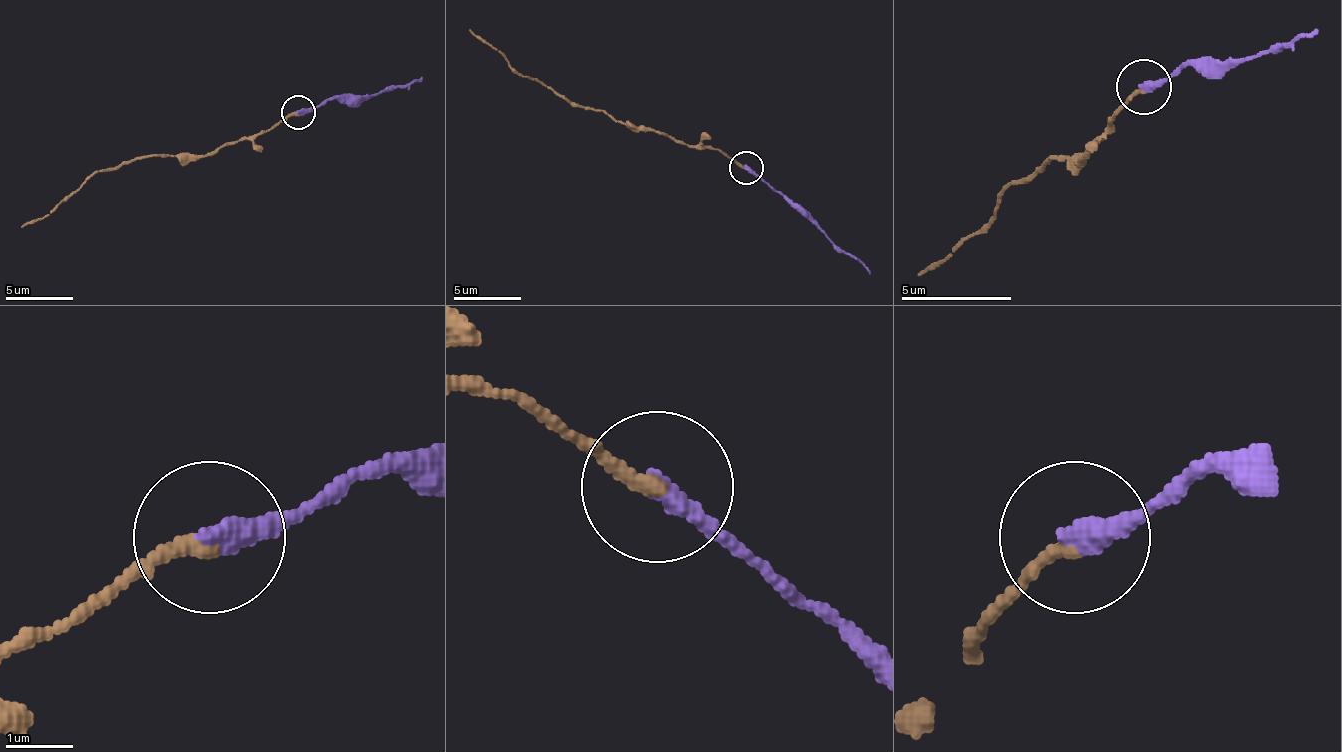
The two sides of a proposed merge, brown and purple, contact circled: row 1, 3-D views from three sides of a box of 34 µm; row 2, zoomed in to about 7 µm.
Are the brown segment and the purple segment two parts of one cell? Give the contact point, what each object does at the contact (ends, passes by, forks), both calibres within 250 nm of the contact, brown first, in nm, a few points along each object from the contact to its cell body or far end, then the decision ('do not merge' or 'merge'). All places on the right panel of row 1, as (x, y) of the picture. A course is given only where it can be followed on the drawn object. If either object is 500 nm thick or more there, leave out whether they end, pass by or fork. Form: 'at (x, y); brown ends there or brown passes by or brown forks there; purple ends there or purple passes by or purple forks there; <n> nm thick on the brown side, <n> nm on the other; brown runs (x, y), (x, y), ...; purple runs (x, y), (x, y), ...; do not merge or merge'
at (1144, 87); brown ends there; purple ends there; 240 nm thick on the brown side, 360 nm on the other; brown runs (1145, 88), (1112, 116), (1106, 132), (1079, 160), (1051, 160), (1007, 187), (996, 215), (919, 276); purple runs (1145, 88), (1156, 88), (1178, 66), (1239, 66), (1316, 27); do not merge

